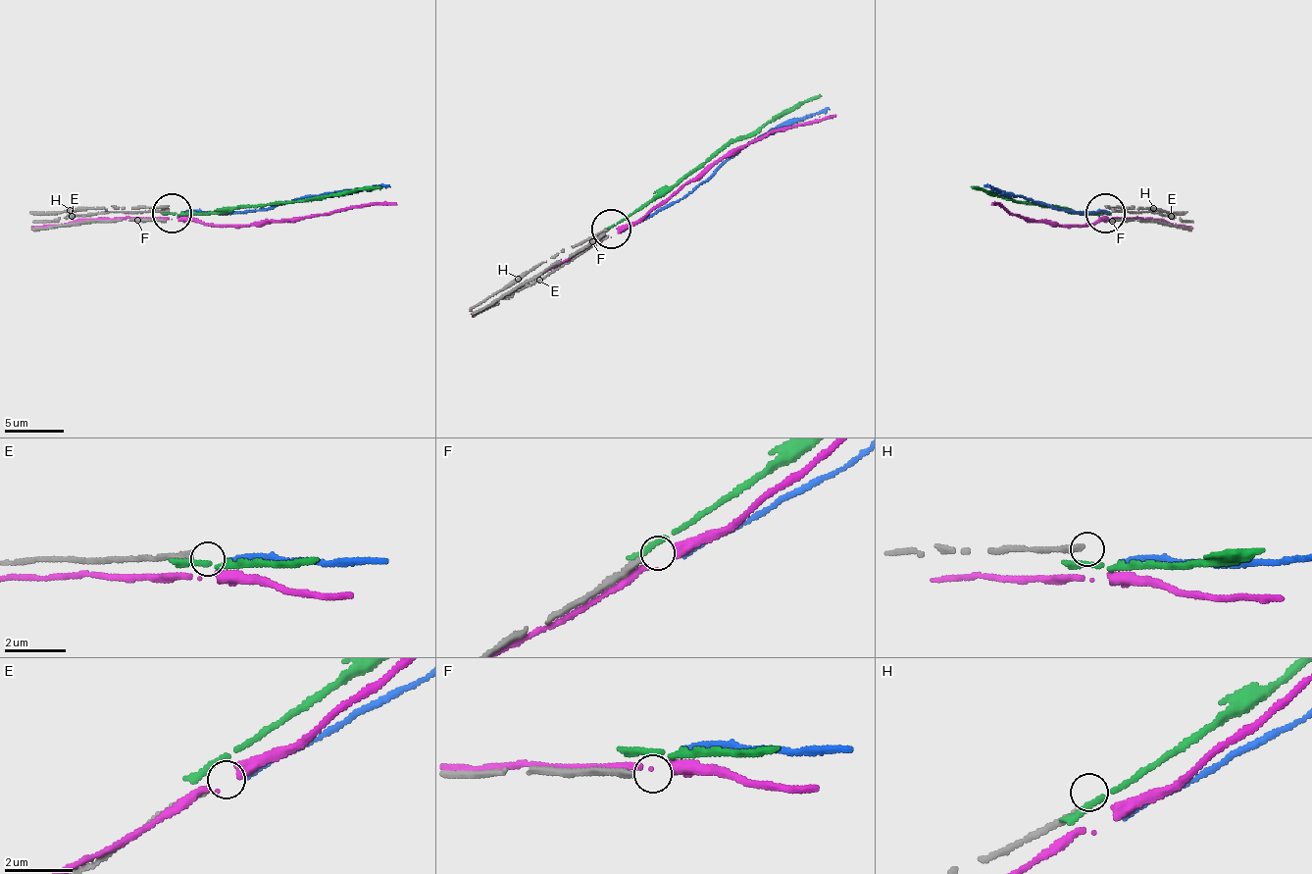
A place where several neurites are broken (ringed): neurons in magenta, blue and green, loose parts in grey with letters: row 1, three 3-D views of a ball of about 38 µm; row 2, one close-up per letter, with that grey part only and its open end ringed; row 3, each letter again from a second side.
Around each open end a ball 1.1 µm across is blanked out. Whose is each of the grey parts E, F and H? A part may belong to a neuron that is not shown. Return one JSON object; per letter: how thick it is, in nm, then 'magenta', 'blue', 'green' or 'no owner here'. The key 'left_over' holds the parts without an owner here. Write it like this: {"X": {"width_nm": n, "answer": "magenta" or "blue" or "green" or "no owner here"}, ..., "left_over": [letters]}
{"E": {"width_nm": 170, "answer": "no owner here"}, "F": {"width_nm": 180, "answer": "no owner here"}, "H": {"width_nm": 200, "answer": "no owner here"}, "left_over": ["E", "F", "H"]}

